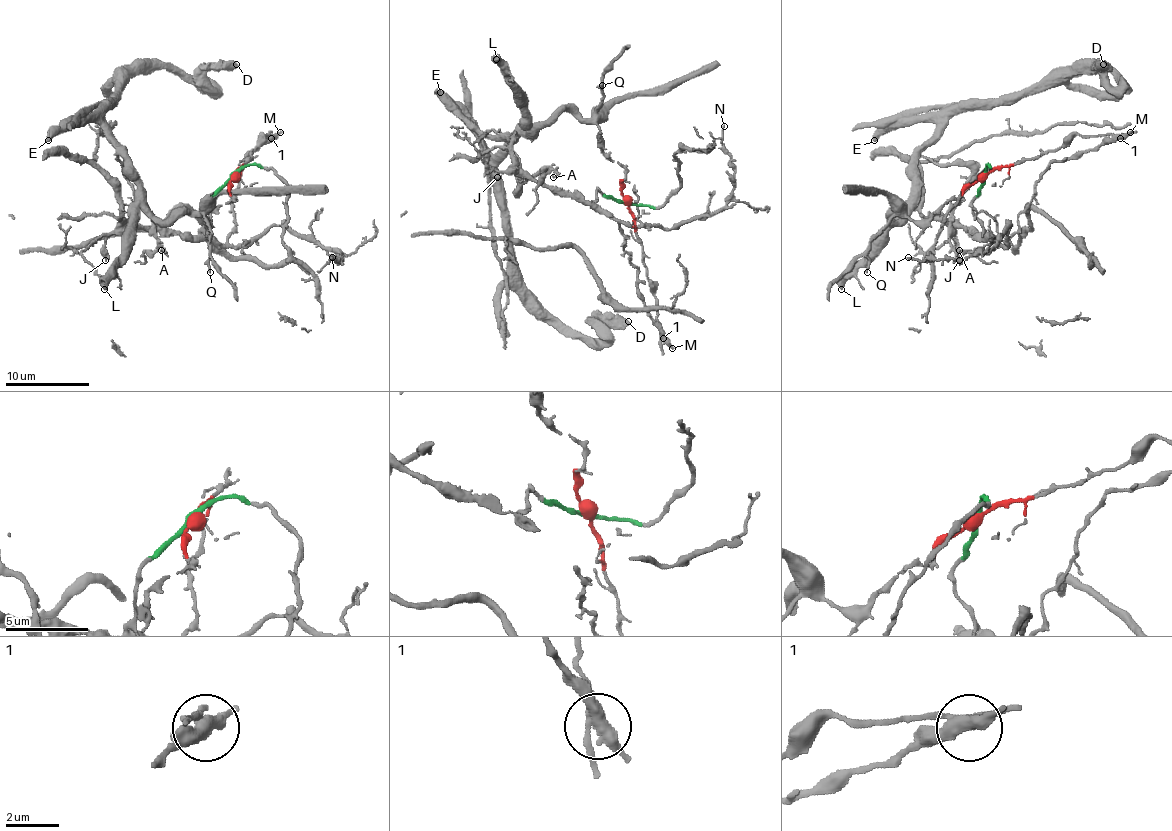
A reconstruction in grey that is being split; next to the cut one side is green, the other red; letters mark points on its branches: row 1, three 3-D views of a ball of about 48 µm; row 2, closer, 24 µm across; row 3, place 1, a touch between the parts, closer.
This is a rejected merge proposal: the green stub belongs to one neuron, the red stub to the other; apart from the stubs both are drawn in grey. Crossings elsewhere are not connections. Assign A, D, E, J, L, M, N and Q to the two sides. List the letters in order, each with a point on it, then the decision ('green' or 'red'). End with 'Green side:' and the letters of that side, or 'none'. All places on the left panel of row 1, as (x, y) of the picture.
A: (161, 250) | red
D: (236, 64) | red
E: (48, 140) | red
J: (105, 260) | green
L: (104, 289) | red
M: (280, 132) | green
N: (332, 257) | green
Q: (210, 272) | red
Green side: J, M, N

